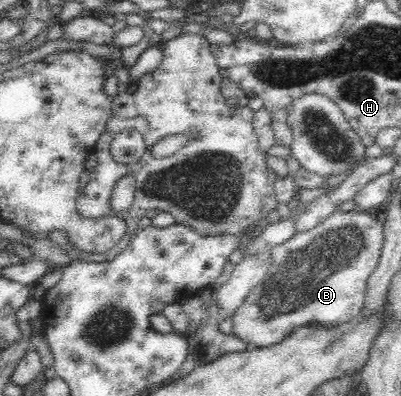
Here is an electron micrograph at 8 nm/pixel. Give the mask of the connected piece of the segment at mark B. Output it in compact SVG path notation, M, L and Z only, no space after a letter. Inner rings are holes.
M339 210L316 228L298 233L288 242L271 250L273 264L263 283L258 283L247 293L245 300L230 316L233 324L232 333L250 348L259 348L277 344L292 328L300 324L334 325L353 318L364 308L369 276L377 269L382 245L383 228L372 211Z

